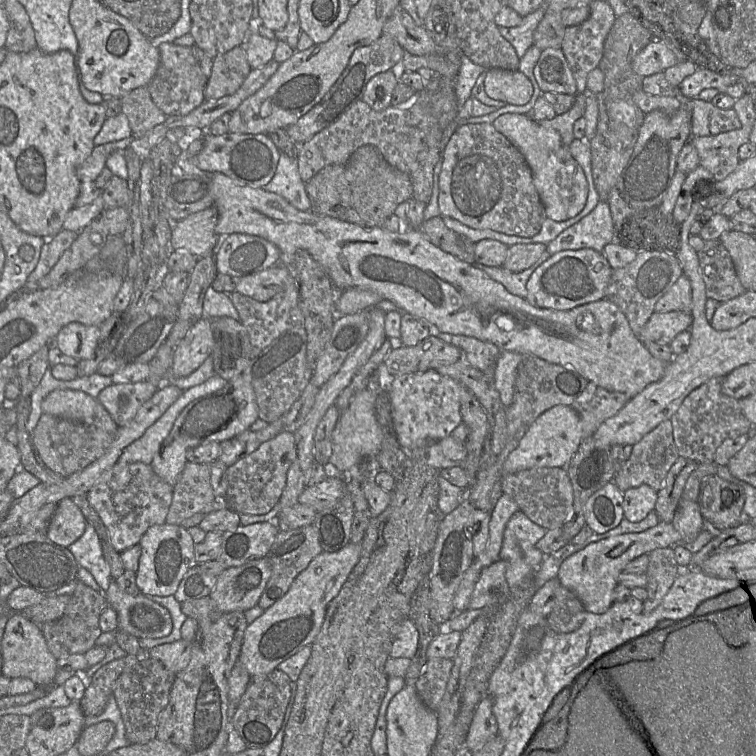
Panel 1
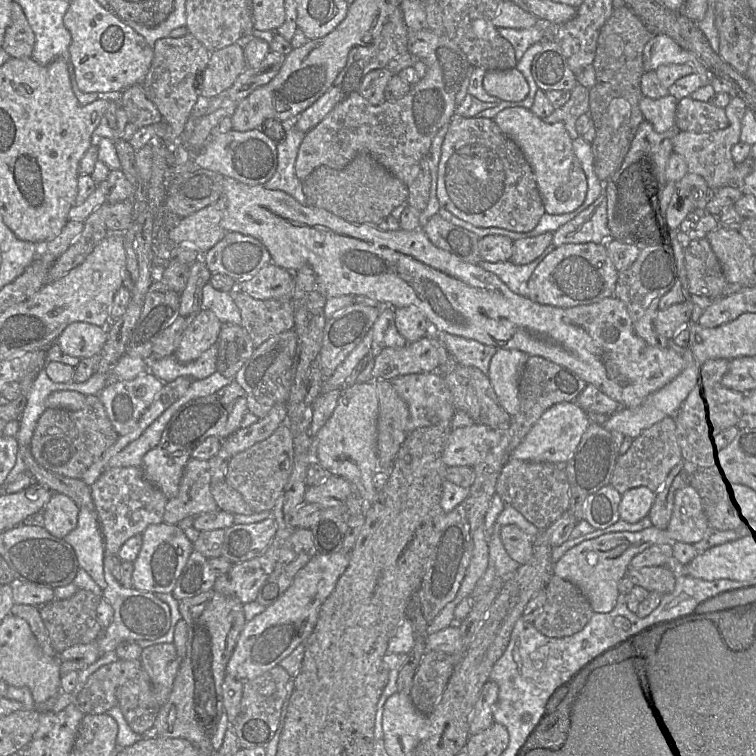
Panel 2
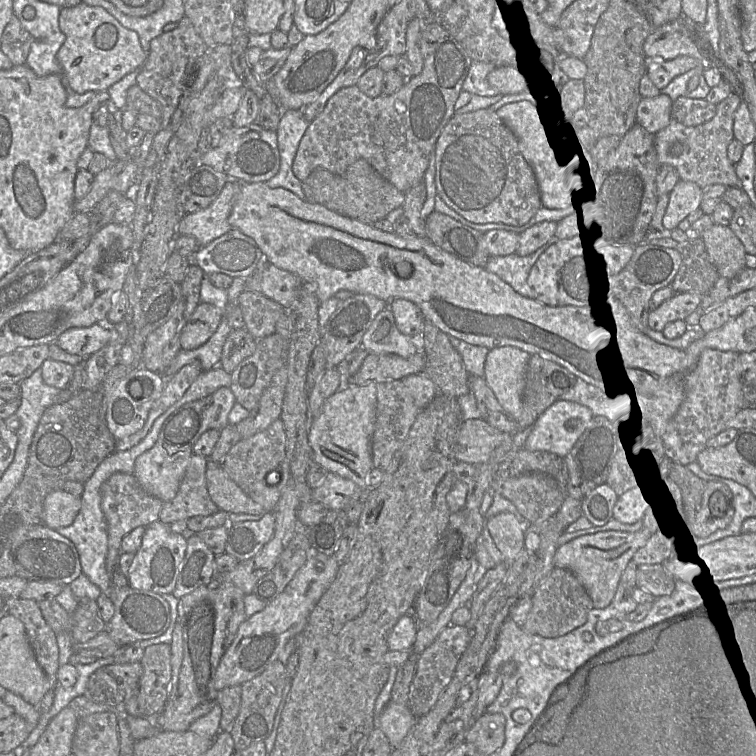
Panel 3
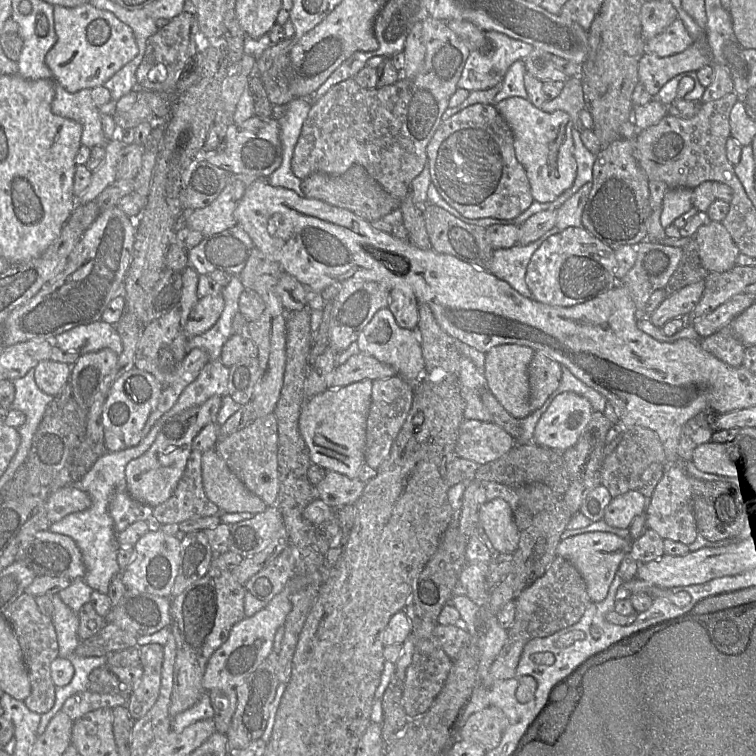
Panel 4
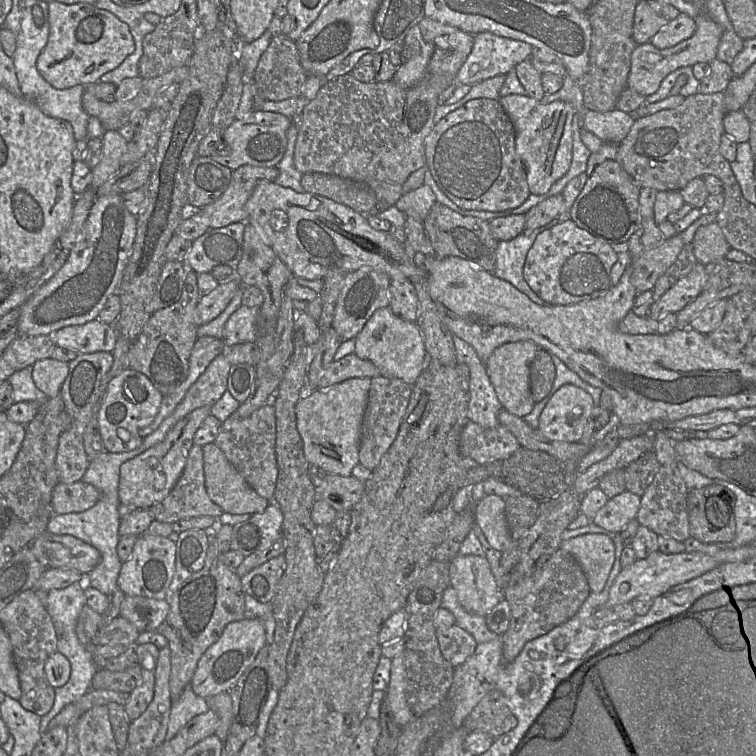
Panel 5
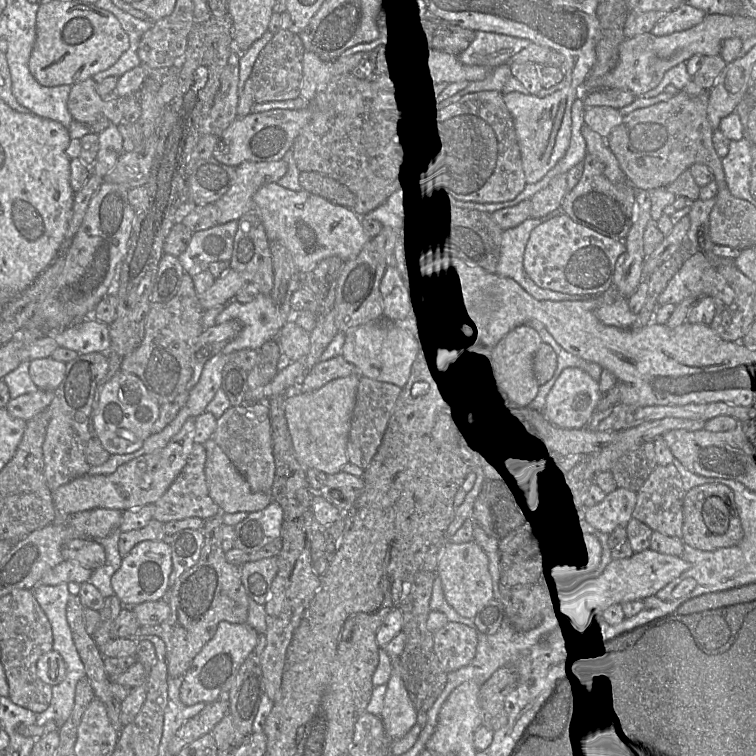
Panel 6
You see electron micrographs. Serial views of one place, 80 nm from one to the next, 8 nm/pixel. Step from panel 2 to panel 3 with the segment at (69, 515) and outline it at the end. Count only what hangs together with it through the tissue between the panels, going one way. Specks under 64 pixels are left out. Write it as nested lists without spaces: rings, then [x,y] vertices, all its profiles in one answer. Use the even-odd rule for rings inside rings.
[[[62,490],[51,491],[44,500],[44,525],[53,530],[70,526],[80,511],[81,505],[81,497]]]

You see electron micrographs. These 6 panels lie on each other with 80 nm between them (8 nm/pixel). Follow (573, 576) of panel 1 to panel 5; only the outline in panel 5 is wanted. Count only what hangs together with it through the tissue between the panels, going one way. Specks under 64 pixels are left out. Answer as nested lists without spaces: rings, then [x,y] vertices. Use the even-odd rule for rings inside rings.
[[[585,534],[561,541],[560,549],[571,554],[583,569],[591,592],[603,591],[615,562],[615,545],[605,534]]]

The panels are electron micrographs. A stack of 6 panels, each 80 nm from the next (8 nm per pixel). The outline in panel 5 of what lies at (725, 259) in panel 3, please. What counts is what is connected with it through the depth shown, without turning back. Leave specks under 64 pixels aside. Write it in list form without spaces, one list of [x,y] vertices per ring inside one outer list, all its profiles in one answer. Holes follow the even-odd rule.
[[[715,221],[699,227],[692,244],[697,261],[703,265],[724,259],[731,249],[720,226]]]

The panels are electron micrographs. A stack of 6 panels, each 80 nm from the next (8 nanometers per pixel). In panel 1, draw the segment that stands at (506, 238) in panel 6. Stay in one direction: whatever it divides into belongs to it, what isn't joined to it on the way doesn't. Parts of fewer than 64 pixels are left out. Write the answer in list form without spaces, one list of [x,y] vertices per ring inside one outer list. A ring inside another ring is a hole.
[[[545,250],[541,257],[531,267],[518,273],[511,272],[502,266],[490,267],[477,262],[475,262],[473,266],[483,270],[491,279],[502,284],[510,293],[526,298],[526,285],[530,276],[549,257],[549,252]]]

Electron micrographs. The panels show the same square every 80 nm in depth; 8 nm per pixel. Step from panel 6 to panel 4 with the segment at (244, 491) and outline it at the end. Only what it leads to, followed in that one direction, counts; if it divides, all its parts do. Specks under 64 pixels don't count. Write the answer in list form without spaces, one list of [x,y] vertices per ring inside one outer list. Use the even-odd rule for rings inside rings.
[[[215,448],[203,452],[202,474],[207,497],[222,513],[259,514],[268,508],[245,487]]]

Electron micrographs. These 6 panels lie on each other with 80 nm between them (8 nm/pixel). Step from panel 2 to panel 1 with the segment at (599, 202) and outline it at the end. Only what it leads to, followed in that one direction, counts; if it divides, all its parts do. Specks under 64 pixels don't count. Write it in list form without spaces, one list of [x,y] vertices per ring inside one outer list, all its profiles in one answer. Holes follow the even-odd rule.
[[[600,200],[596,207],[579,222],[561,232],[557,238],[548,243],[546,251],[550,256],[564,250],[593,249],[603,253],[607,244],[614,240],[614,224],[607,201]]]

